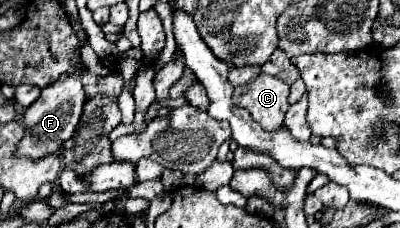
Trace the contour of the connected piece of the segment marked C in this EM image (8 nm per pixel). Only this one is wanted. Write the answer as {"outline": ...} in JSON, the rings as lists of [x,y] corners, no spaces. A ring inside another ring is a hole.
{"outline":[[[260,74],[252,82],[234,90],[234,104],[246,108],[254,122],[264,130],[278,130],[284,124],[284,114],[290,108],[290,86],[270,74]]]}

